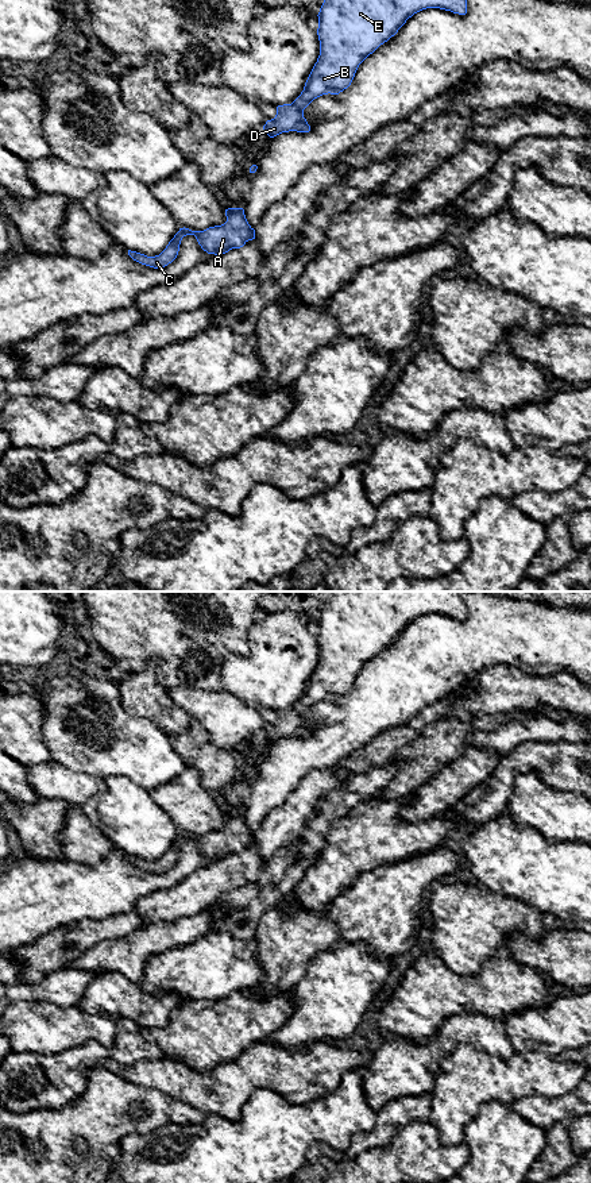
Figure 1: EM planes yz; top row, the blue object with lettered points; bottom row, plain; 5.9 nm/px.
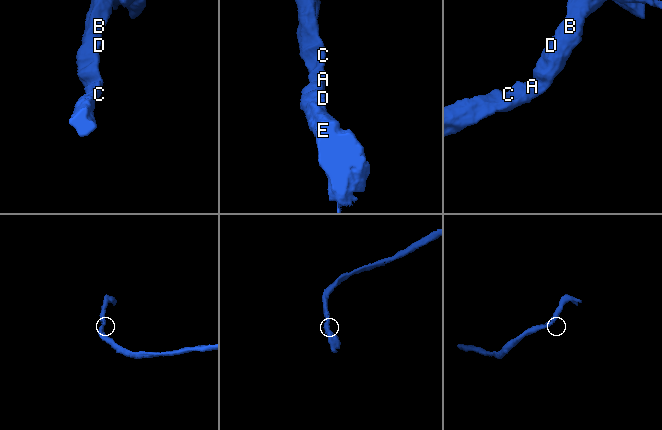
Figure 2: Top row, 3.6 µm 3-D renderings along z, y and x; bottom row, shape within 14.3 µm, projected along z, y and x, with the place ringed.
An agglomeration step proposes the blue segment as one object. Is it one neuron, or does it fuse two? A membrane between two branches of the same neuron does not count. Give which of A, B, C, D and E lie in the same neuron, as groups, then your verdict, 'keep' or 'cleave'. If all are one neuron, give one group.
groups A B C D E; keep

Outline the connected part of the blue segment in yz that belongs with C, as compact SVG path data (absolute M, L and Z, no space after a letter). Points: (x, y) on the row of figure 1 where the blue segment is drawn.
M228 208L225 209L225 216L227 221L224 224L209 227L204 231L179 228L159 255L147 257L131 250L128 250L128 255L142 265L163 269L177 258L181 240L186 235L194 235L201 248L215 255L225 254L232 248L240 248L248 240L255 239L255 230L248 224L243 208Z

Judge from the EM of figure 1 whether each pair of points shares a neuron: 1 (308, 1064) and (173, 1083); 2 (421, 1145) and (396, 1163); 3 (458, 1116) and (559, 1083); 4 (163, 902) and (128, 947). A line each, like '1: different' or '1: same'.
1: same
2: same
3: same
4: different

